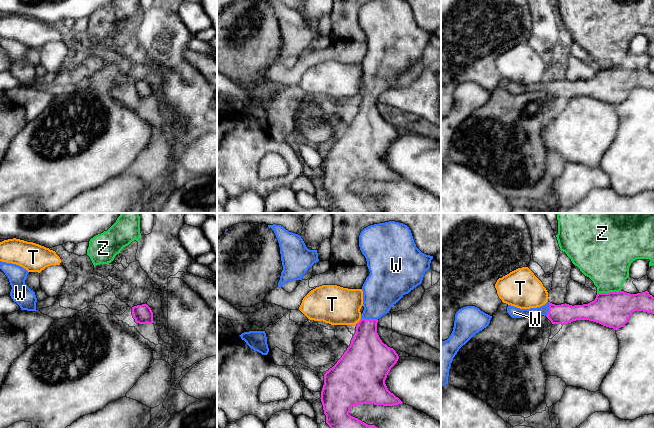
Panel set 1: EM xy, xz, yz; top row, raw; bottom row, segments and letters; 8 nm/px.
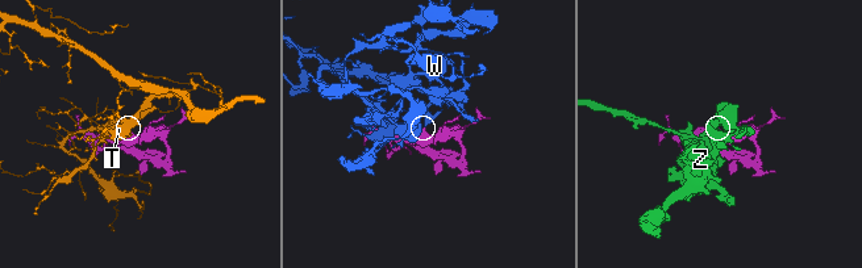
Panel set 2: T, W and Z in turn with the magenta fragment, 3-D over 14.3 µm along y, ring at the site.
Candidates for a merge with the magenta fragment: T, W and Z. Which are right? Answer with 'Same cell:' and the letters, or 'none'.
Same cell: W

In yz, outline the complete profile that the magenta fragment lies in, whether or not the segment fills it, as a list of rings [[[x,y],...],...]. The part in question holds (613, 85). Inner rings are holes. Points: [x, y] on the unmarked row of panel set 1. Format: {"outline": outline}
{"outline": [[[624,67],[597,69],[594,77],[583,81],[547,78],[537,84],[520,85],[511,81],[507,89],[512,94],[544,91],[552,100],[568,100],[576,96],[589,96],[617,106],[623,103],[635,87],[654,90],[654,73],[648,67],[630,70]]]}

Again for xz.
{"outline": [[[374,0],[364,4],[359,11],[359,23],[367,37],[370,47],[363,62],[363,89],[357,99],[356,108],[351,116],[350,122],[344,128],[337,139],[324,150],[324,161],[321,167],[321,178],[326,199],[329,203],[344,213],[381,213],[381,208],[375,201],[368,201],[358,194],[349,190],[350,185],[359,180],[374,180],[383,182],[394,182],[403,178],[391,169],[385,156],[391,144],[397,139],[399,132],[393,124],[382,118],[377,109],[378,96],[389,89],[390,84],[396,80],[405,70],[420,61],[423,52],[430,45],[433,32],[422,29],[414,18],[411,6],[405,0]]]}

